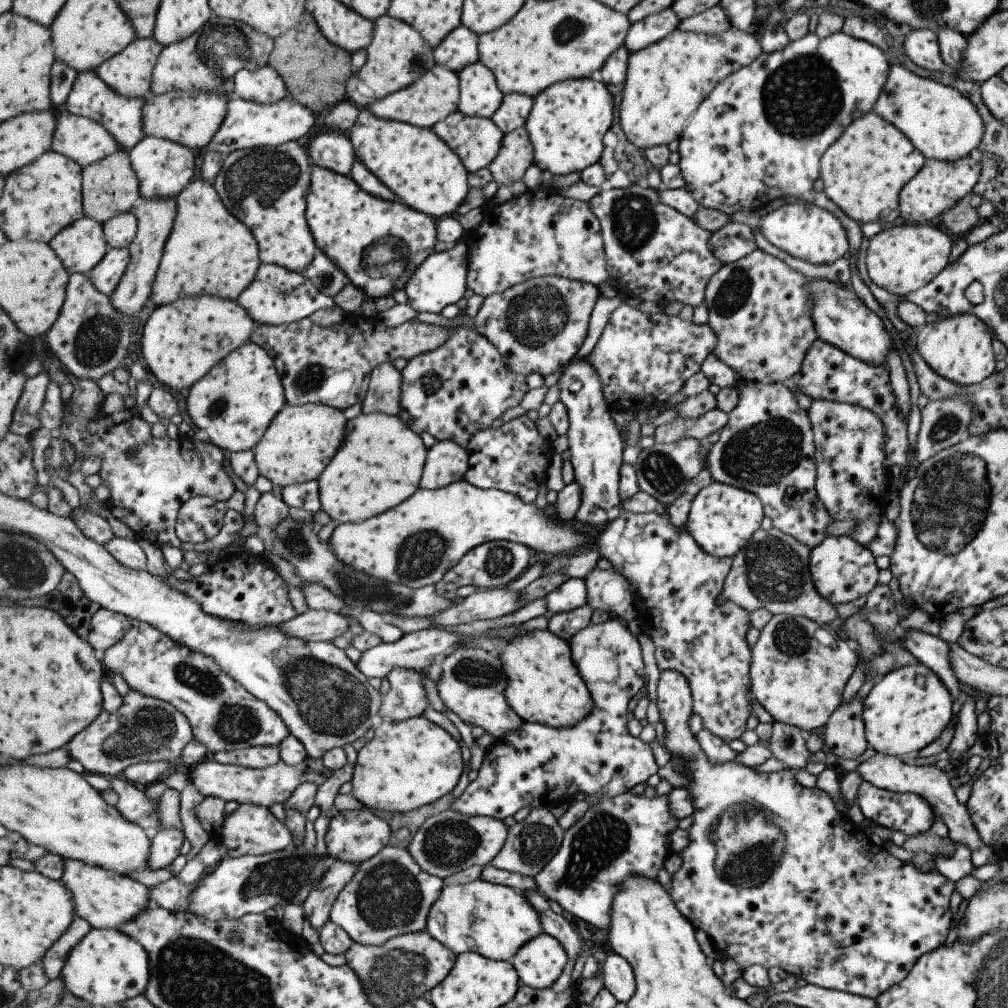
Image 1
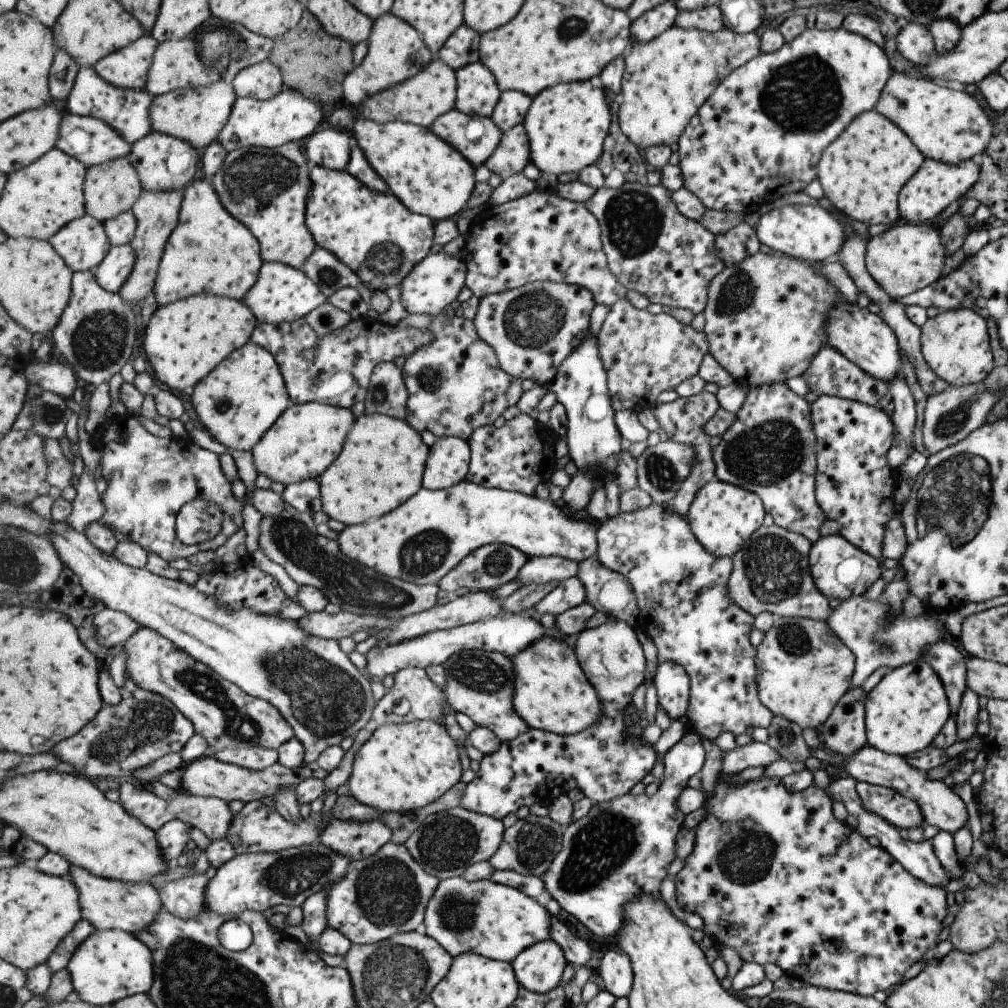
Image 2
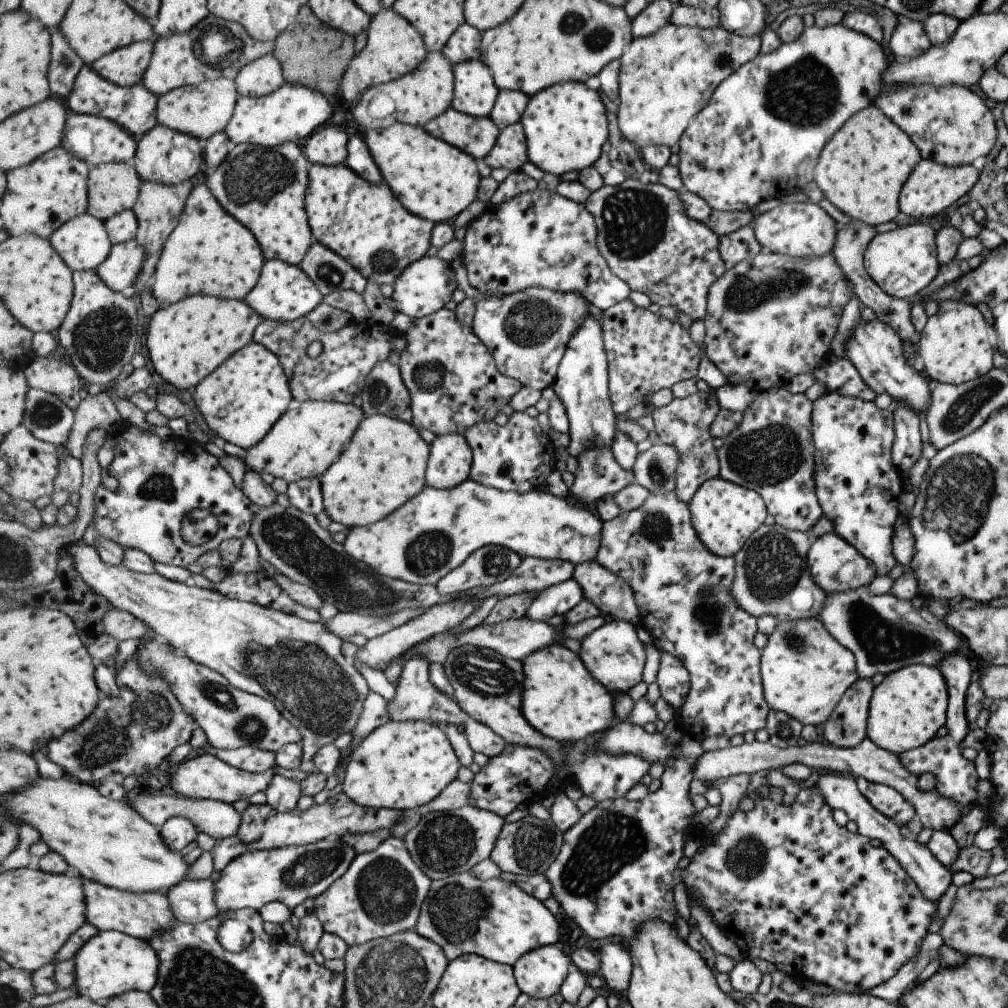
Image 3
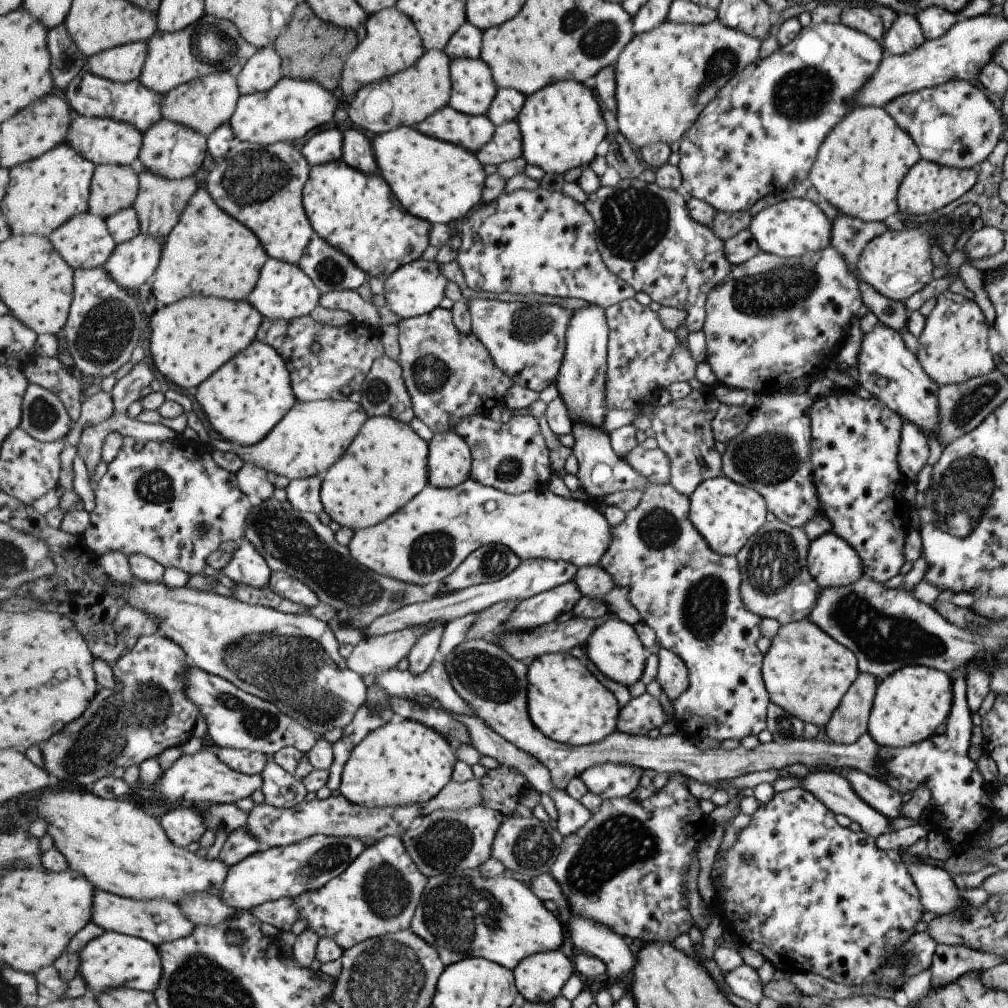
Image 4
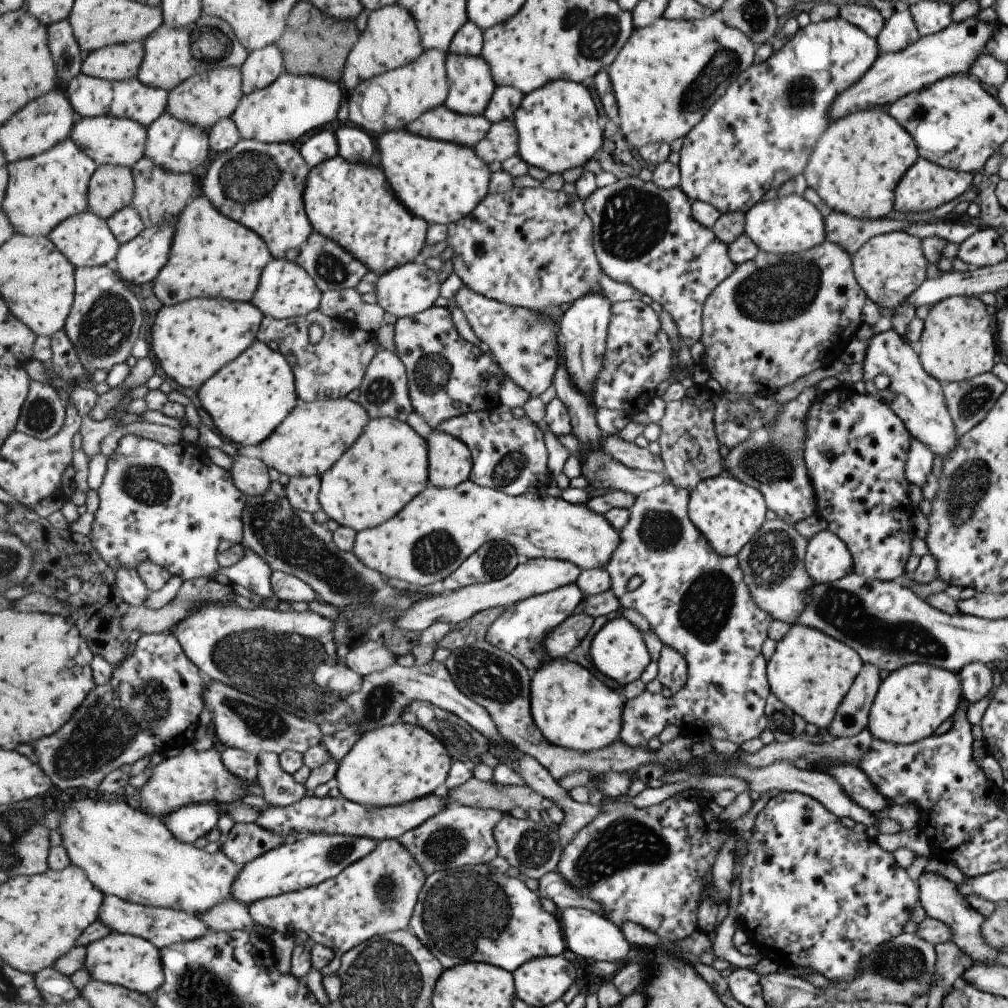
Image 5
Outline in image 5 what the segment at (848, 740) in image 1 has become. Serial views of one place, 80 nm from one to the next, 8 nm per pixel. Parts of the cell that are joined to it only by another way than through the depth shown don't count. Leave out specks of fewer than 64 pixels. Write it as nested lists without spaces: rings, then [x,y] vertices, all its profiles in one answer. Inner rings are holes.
[[[862,665],[826,728],[830,736],[849,738],[866,728],[879,683],[878,670],[873,665]]]

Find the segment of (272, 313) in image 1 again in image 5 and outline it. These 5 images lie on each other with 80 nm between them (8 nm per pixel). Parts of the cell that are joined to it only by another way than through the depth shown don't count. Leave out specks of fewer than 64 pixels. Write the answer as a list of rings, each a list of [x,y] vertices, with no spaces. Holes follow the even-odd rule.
[[[273,258],[264,268],[260,285],[253,295],[251,303],[259,308],[265,317],[291,320],[320,311],[322,293],[320,286],[312,274],[305,270],[305,267],[302,267],[298,262]]]

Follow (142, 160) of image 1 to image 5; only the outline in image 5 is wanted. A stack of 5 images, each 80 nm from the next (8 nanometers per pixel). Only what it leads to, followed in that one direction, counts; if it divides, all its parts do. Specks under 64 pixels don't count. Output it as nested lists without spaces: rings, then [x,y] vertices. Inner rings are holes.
[[[163,113],[150,127],[148,127],[148,142],[145,157],[150,158],[157,165],[174,173],[195,172],[203,166],[211,154],[210,131],[191,123],[186,123],[173,115]]]

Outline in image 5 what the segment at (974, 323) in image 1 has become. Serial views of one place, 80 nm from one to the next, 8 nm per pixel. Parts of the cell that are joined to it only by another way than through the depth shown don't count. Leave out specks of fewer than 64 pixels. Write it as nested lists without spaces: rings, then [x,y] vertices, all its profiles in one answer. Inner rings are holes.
[[[955,295],[932,303],[927,316],[922,320],[922,331],[918,341],[920,346],[918,357],[921,368],[940,385],[969,380],[989,372],[994,365],[993,360],[998,360],[993,321],[989,320],[985,305],[974,297]]]

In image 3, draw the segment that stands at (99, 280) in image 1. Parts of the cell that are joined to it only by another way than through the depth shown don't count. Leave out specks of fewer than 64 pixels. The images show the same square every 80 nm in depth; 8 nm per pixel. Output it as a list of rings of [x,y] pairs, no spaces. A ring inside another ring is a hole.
[[[135,239],[116,244],[97,272],[114,291],[131,291],[146,257],[145,249]]]

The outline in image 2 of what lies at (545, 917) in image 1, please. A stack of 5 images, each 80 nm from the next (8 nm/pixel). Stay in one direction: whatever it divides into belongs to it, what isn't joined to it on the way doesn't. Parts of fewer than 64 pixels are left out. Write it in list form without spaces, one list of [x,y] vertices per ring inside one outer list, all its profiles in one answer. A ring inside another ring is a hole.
[[[555,915],[552,916],[551,923],[551,934],[552,939],[556,940],[564,953],[568,957],[568,962],[573,963],[575,966],[581,966],[587,964],[591,960],[591,950],[587,941],[579,936],[575,936],[567,924],[556,918]]]

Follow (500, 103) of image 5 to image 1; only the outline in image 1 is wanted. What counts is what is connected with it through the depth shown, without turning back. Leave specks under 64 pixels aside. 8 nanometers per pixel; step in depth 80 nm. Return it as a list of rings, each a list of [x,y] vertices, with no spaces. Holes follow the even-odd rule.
[[[521,93],[504,95],[504,104],[497,110],[493,120],[504,131],[504,134],[525,127],[532,113],[535,98]]]

